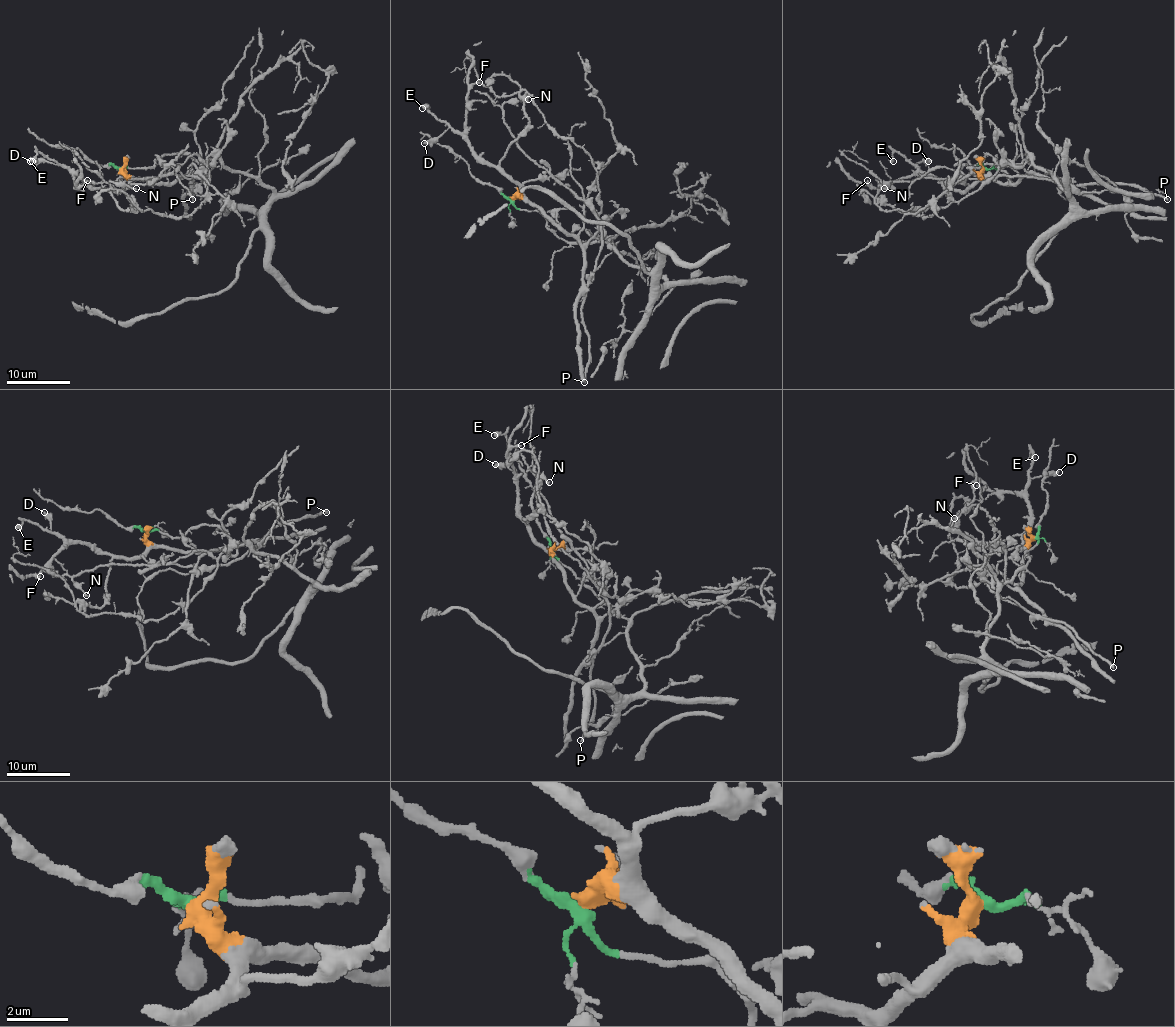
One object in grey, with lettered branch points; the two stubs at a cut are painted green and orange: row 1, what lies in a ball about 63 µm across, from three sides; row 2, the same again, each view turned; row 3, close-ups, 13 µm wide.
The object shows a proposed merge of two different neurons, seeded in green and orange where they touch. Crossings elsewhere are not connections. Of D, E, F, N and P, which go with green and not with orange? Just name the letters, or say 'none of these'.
none of these

